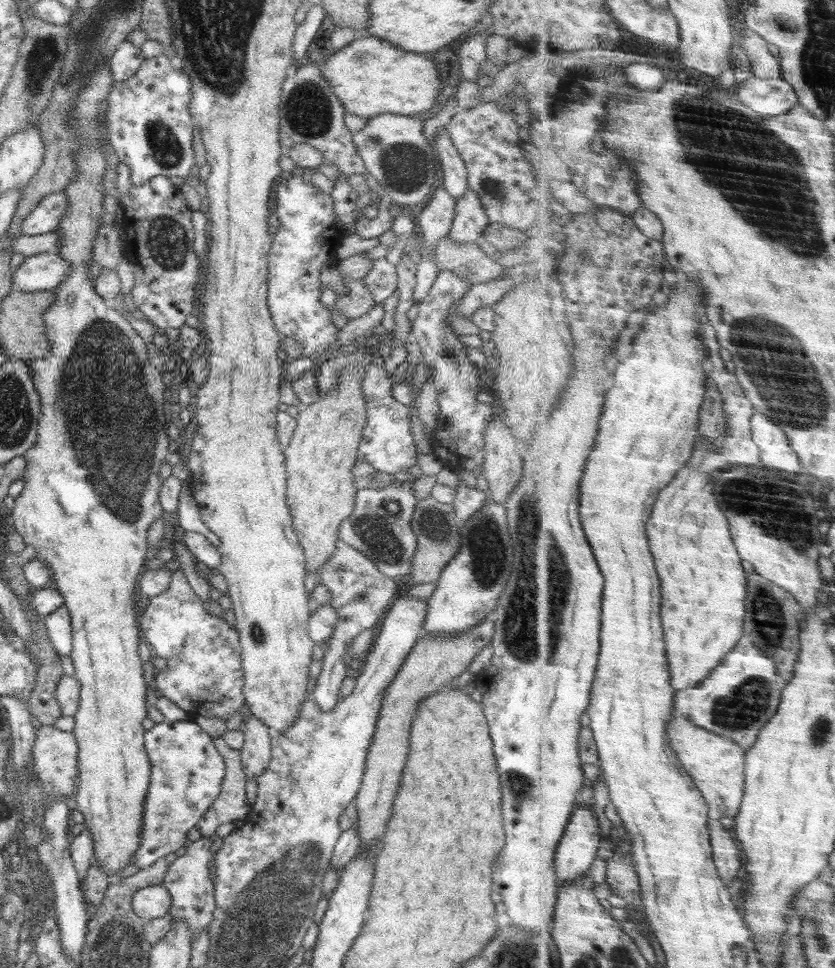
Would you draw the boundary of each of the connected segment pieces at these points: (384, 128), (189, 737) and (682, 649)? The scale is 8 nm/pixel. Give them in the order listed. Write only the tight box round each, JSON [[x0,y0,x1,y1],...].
[[352,114,440,211],[131,721,225,869],[647,466,748,693]]

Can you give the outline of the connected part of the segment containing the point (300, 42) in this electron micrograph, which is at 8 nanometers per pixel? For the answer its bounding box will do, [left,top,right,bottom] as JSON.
[292,4,326,65]

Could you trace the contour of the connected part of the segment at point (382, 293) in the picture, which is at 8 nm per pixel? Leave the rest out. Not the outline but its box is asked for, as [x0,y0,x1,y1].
[363,257,397,304]

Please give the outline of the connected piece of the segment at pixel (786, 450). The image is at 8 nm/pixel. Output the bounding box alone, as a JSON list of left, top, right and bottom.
[752,411,804,474]

